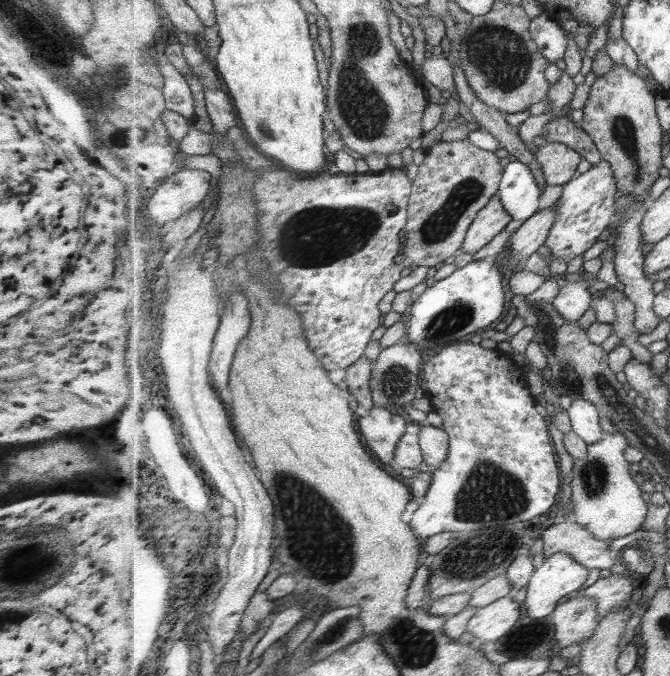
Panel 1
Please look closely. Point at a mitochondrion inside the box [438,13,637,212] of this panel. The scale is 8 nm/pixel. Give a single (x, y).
(497, 53)

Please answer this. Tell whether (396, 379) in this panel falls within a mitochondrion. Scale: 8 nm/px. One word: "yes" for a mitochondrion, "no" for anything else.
yes

